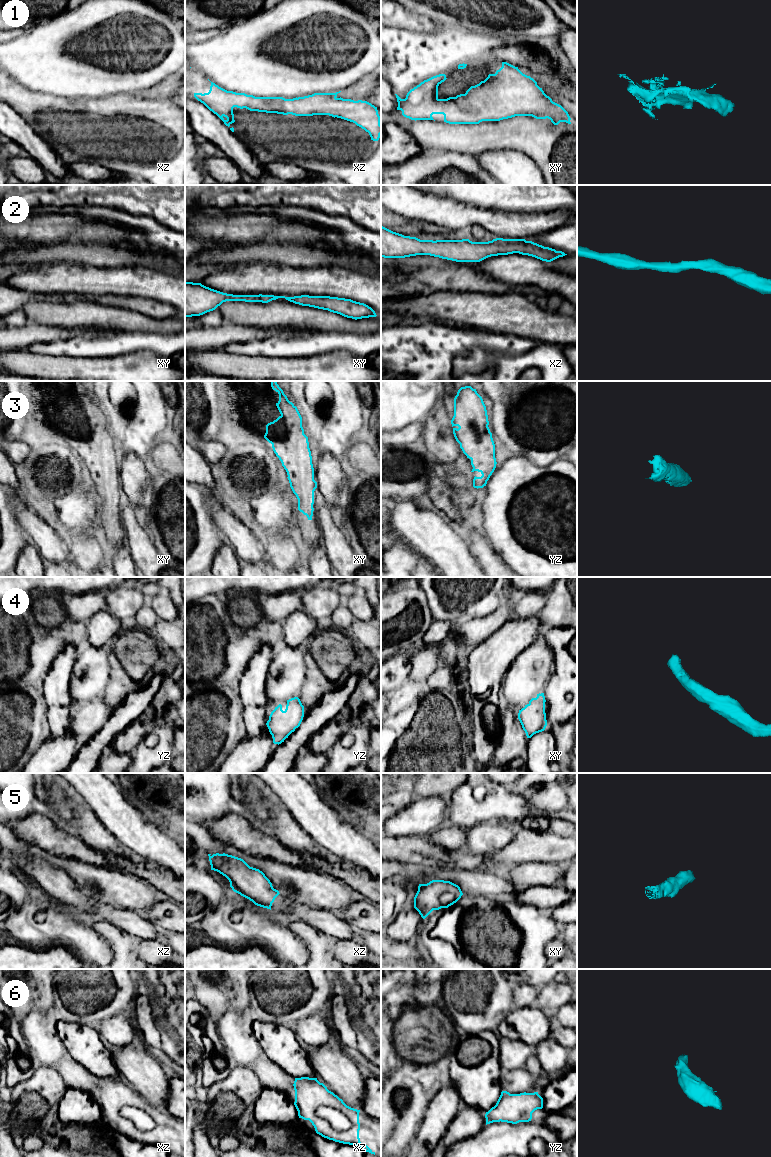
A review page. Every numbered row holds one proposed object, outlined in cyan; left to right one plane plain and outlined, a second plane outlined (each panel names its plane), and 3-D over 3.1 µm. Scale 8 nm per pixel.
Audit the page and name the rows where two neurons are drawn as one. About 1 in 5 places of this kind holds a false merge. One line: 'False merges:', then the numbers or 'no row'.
False merges: no row

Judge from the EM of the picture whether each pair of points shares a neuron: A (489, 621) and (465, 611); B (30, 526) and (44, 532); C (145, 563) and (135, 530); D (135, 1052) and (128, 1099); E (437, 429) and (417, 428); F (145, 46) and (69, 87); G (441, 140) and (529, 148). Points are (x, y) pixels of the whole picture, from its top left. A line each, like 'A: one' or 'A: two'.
A: two
B: one
C: one
D: two
E: two
F: one
G: one

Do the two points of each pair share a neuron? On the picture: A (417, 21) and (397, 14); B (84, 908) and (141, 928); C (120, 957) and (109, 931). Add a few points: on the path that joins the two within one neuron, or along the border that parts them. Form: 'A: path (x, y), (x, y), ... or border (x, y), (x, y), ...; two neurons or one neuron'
A: path (412, 21), (402, 18); one neuron
B: path (98, 909), (127, 920); one neuron
C: path (120, 951), (120, 942), (115, 937); one neuron

